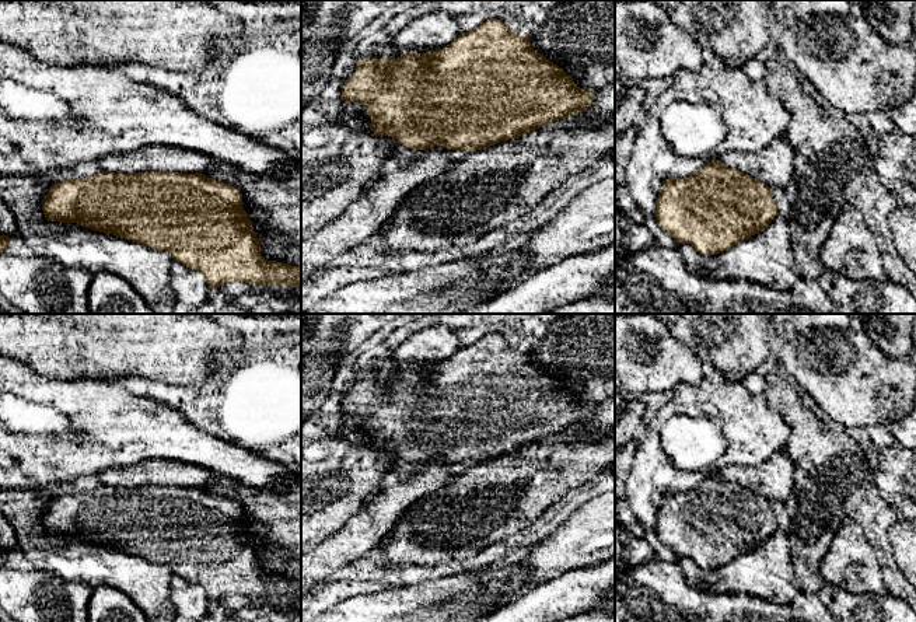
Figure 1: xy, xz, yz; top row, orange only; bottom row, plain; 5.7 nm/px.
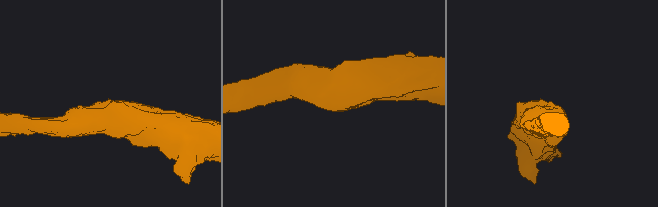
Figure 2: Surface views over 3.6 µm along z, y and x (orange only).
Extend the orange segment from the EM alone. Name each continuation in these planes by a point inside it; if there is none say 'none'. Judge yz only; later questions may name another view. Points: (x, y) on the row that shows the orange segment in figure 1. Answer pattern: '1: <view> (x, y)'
none

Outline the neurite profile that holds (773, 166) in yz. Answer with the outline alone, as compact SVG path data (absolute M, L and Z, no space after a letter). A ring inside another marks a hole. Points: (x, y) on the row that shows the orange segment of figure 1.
M786 137L776 139L768 147L752 153L720 153L719 161L728 168L766 184L769 188L787 188L793 179L794 150Z

